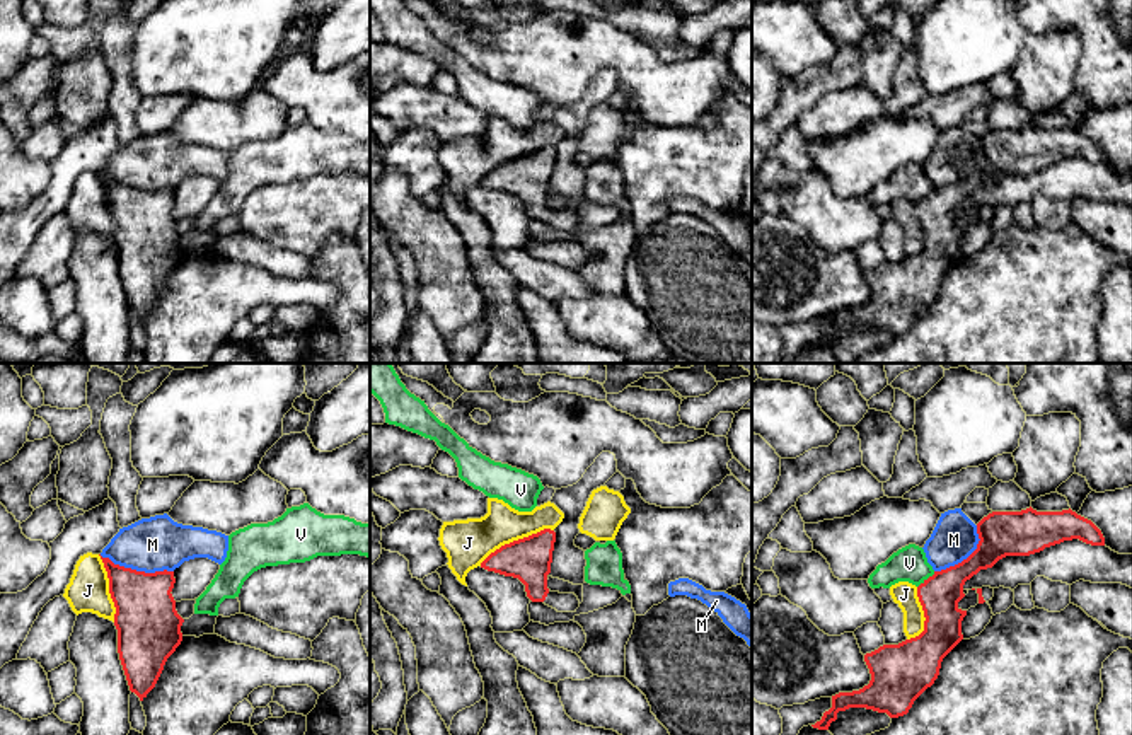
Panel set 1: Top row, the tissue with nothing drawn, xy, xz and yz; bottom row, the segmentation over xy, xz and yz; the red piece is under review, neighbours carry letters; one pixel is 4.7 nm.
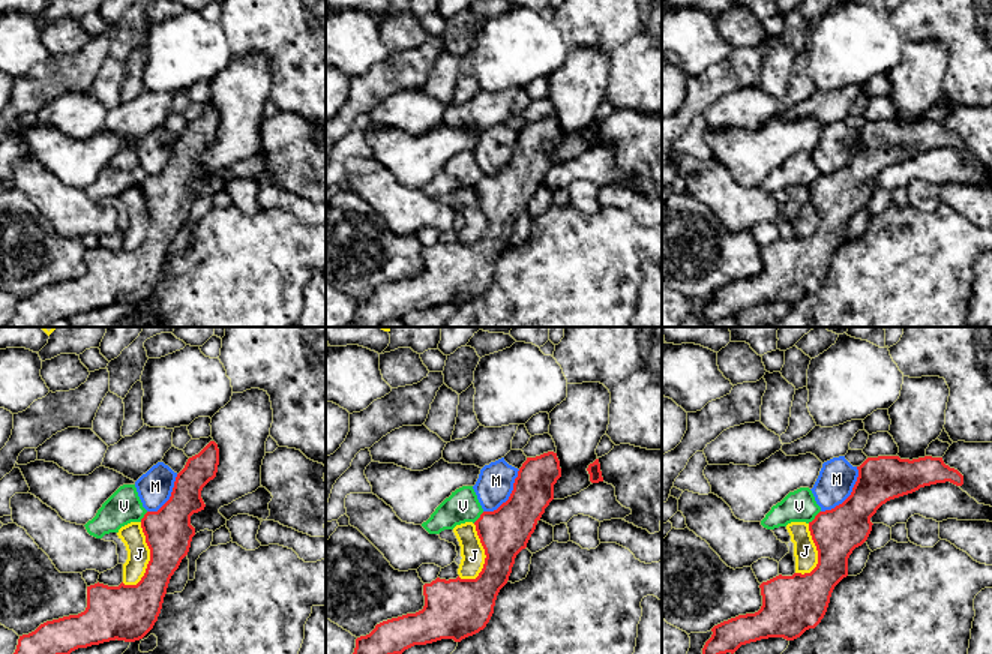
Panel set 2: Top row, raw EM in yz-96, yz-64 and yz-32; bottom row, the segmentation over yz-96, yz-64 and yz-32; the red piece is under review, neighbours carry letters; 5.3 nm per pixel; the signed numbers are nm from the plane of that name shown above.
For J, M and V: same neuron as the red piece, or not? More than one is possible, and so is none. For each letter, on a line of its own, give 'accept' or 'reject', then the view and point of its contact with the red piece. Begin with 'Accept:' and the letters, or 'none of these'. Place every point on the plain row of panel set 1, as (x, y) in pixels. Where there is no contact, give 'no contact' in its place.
Accept: none of these
J: reject; meets red in xz at (515, 159)
M: reject; meets red in xy at (135, 188)
V: reject; meets red in yz at (928, 196)

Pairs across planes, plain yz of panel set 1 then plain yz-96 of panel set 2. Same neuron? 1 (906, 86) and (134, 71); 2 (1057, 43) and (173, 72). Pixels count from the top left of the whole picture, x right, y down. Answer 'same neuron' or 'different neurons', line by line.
1: same neuron
2: different neurons

